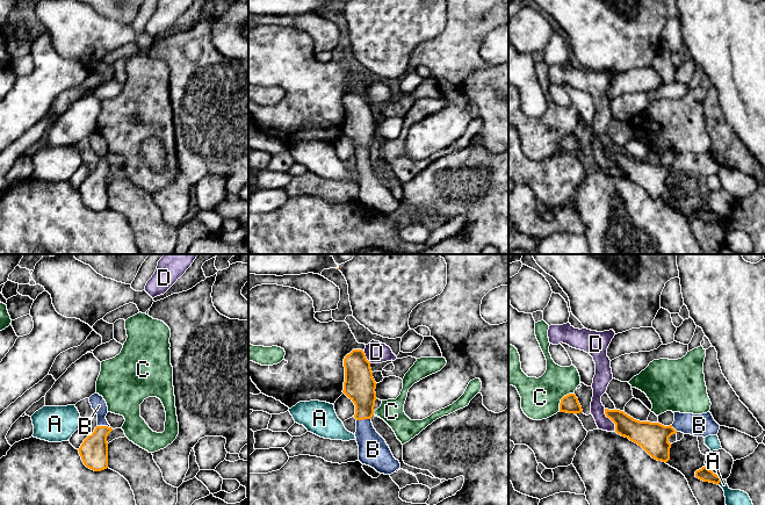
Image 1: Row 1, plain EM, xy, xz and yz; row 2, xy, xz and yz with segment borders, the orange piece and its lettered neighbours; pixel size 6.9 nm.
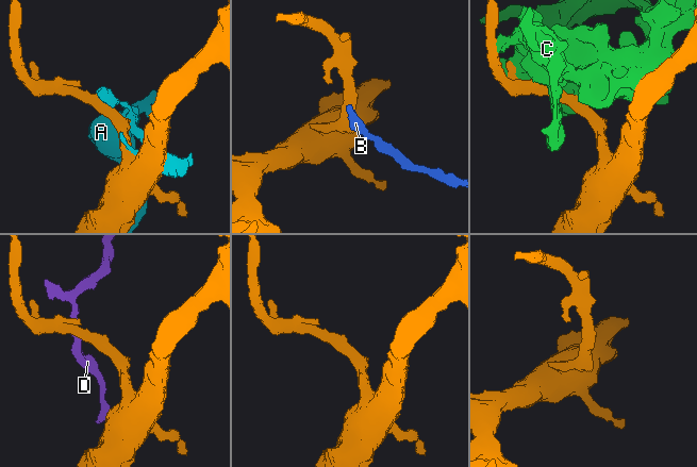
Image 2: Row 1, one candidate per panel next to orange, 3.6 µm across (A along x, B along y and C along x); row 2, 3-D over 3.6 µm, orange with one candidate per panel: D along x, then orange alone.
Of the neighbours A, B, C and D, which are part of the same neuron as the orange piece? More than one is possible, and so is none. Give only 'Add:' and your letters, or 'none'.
Add: B

